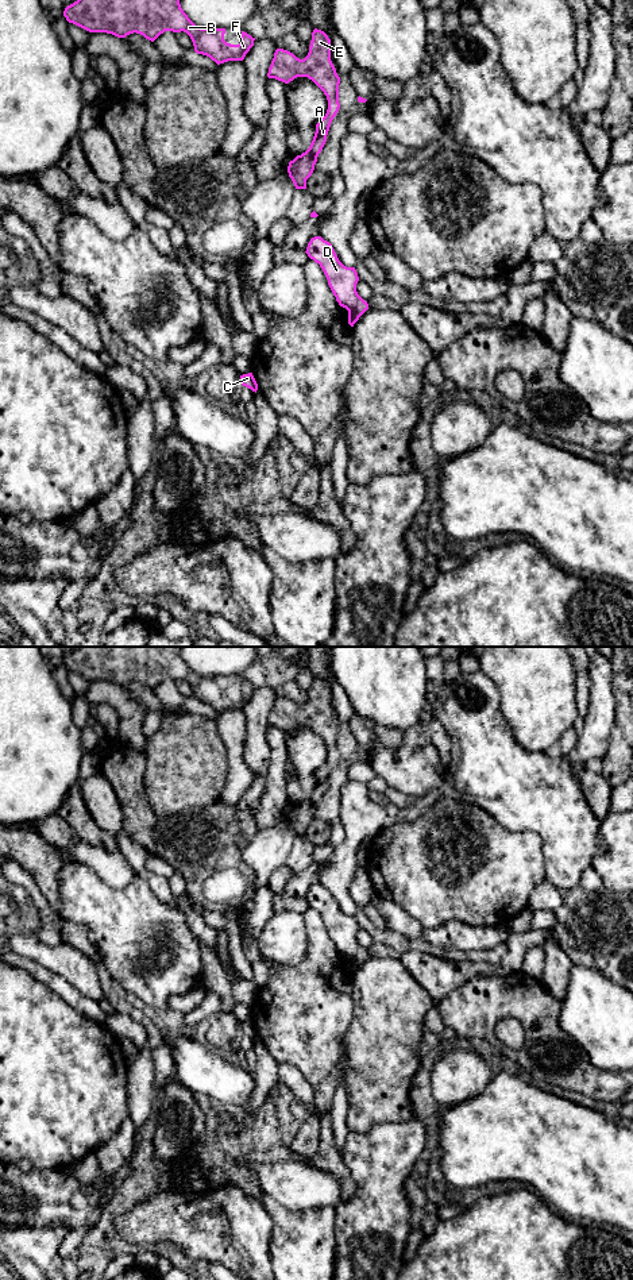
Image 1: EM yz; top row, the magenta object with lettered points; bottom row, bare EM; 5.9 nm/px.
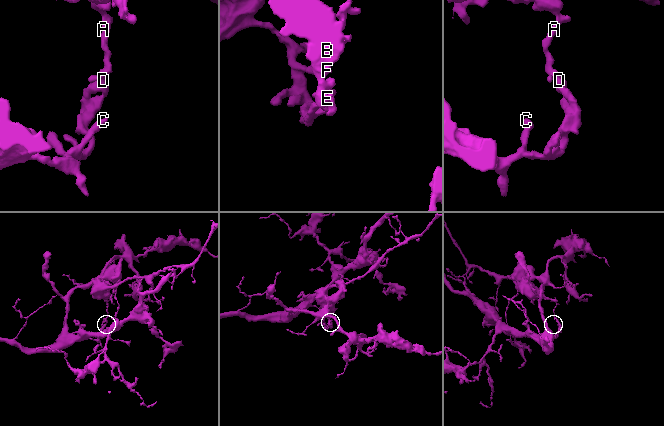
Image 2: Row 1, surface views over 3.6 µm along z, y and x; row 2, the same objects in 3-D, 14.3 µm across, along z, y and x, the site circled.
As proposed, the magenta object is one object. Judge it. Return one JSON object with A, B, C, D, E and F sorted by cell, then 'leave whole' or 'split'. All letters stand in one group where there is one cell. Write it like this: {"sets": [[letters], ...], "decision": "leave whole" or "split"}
{"sets": [["A", "B", "D", "E", "F"], ["C"]], "decision": "split"}

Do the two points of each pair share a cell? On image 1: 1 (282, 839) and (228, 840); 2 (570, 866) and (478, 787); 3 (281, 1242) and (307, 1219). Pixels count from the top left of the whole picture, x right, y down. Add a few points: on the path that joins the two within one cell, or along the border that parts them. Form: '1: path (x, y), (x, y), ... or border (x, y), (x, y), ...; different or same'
1: border (240, 849), (240, 858), (254, 876); different
2: path (556, 840), (504, 787); same
3: path (288, 1238), (300, 1226); same

